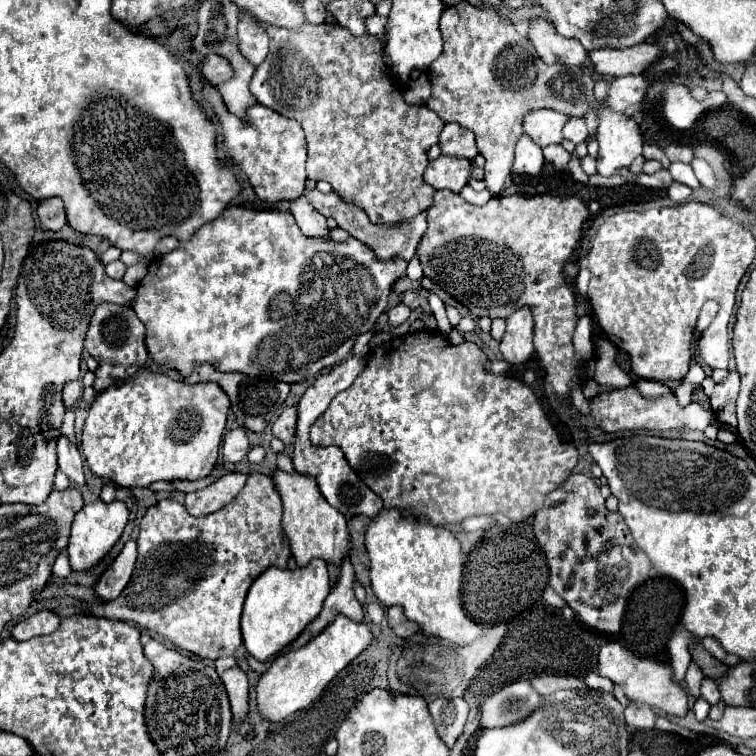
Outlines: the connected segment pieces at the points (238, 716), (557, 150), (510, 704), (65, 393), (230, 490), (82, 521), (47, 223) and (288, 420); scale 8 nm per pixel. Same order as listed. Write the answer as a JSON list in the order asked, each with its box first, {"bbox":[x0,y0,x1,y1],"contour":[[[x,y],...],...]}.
[{"bbox":[220,668,250,726],"contour":[[[230,668],[220,678],[222,678],[228,698],[230,698],[232,716],[234,716],[232,722],[234,722],[234,726],[238,726],[238,724],[242,724],[242,720],[246,720],[246,712],[248,712],[248,692],[250,692],[248,676],[240,668]]]},{"bbox":[544,144,570,170],"contour":[[[558,144],[558,146],[546,146],[546,148],[544,148],[544,158],[546,158],[548,162],[552,162],[554,168],[562,170],[562,168],[568,164],[570,154]]]},{"bbox":[480,680,542,728],"contour":[[[518,680],[484,700],[480,708],[482,710],[480,724],[482,728],[498,728],[514,724],[532,714],[540,704],[542,696],[538,696],[526,680]]]},{"bbox":[62,380,84,406],"contour":[[[78,380],[66,382],[66,388],[62,388],[62,400],[64,400],[64,404],[66,406],[76,406],[78,398],[82,396],[82,390],[84,390],[82,382],[78,382]]]},{"bbox":[184,472,246,516],"contour":[[[240,472],[222,474],[220,478],[216,478],[216,482],[212,482],[204,490],[186,494],[184,506],[192,516],[212,514],[212,512],[220,510],[222,506],[226,506],[228,502],[232,502],[236,498],[236,494],[242,490],[244,482],[246,482],[246,476]]]},{"bbox":[68,500,128,572],"contour":[[[96,500],[96,502],[86,504],[84,510],[80,510],[72,522],[72,536],[68,542],[68,558],[70,558],[72,570],[82,572],[82,570],[92,568],[96,562],[100,562],[120,538],[126,522],[128,522],[128,508],[120,500],[114,500],[110,504]]]},{"bbox":[38,198,66,230],"contour":[[[46,198],[38,204],[38,218],[44,230],[60,230],[66,224],[66,210],[62,200]]]},{"bbox":[272,406,296,444],"contour":[[[288,406],[272,424],[272,434],[280,438],[284,444],[290,444],[296,432],[296,406]]]}]

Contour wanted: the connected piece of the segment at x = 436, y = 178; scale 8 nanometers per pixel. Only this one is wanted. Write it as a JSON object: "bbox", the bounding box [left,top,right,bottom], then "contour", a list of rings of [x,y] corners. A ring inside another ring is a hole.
{"bbox":[424,154,472,194],"contour":[[[440,154],[436,160],[428,164],[424,172],[424,180],[436,190],[448,188],[458,194],[464,188],[464,184],[468,182],[470,170],[472,170],[470,160]]]}

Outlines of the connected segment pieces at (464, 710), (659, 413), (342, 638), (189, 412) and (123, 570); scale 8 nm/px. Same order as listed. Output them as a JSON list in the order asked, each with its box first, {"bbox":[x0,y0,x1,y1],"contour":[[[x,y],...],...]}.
[{"bbox":[428,698,470,748],"contour":[[[436,698],[428,704],[428,708],[434,718],[438,736],[446,742],[448,748],[452,748],[464,730],[470,712],[468,702],[464,698]]]},{"bbox":[590,386,714,432],"contour":[[[636,386],[612,390],[612,392],[600,392],[594,398],[590,398],[590,412],[596,418],[598,426],[604,432],[618,432],[618,430],[674,430],[674,428],[692,428],[692,430],[704,430],[708,424],[712,424],[714,416],[712,412],[704,410],[700,404],[694,406],[680,406],[674,394],[664,394],[656,398],[646,398],[638,392]]]},{"bbox":[256,616,372,722],"contour":[[[336,616],[324,630],[322,634],[314,636],[306,646],[288,652],[286,656],[280,656],[266,674],[260,676],[256,692],[258,692],[258,708],[262,718],[280,722],[286,716],[306,708],[312,704],[322,690],[328,686],[328,682],[342,670],[346,668],[370,642],[372,642],[372,630],[370,626],[362,620],[350,620],[348,616]]]},{"bbox":[82,374,230,488],"contour":[[[158,374],[148,380],[124,380],[114,382],[106,390],[98,392],[90,414],[86,418],[84,434],[82,434],[82,454],[90,466],[90,470],[124,488],[148,486],[156,480],[200,480],[208,476],[216,464],[218,448],[222,442],[222,434],[226,428],[230,400],[222,388],[214,382],[198,382],[184,384],[180,380],[172,380],[168,374]]]},{"bbox":[94,540,136,600],"contour":[[[128,540],[114,562],[102,572],[98,582],[94,584],[94,594],[100,600],[114,600],[120,596],[124,586],[128,584],[136,562],[136,542]]]}]

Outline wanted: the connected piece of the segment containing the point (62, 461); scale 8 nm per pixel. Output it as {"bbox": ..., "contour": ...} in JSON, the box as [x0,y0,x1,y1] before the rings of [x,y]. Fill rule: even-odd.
{"bbox":[58,434,84,486],"contour":[[[62,434],[58,438],[58,468],[78,486],[84,486],[84,474],[82,474],[82,458],[78,448]]]}

